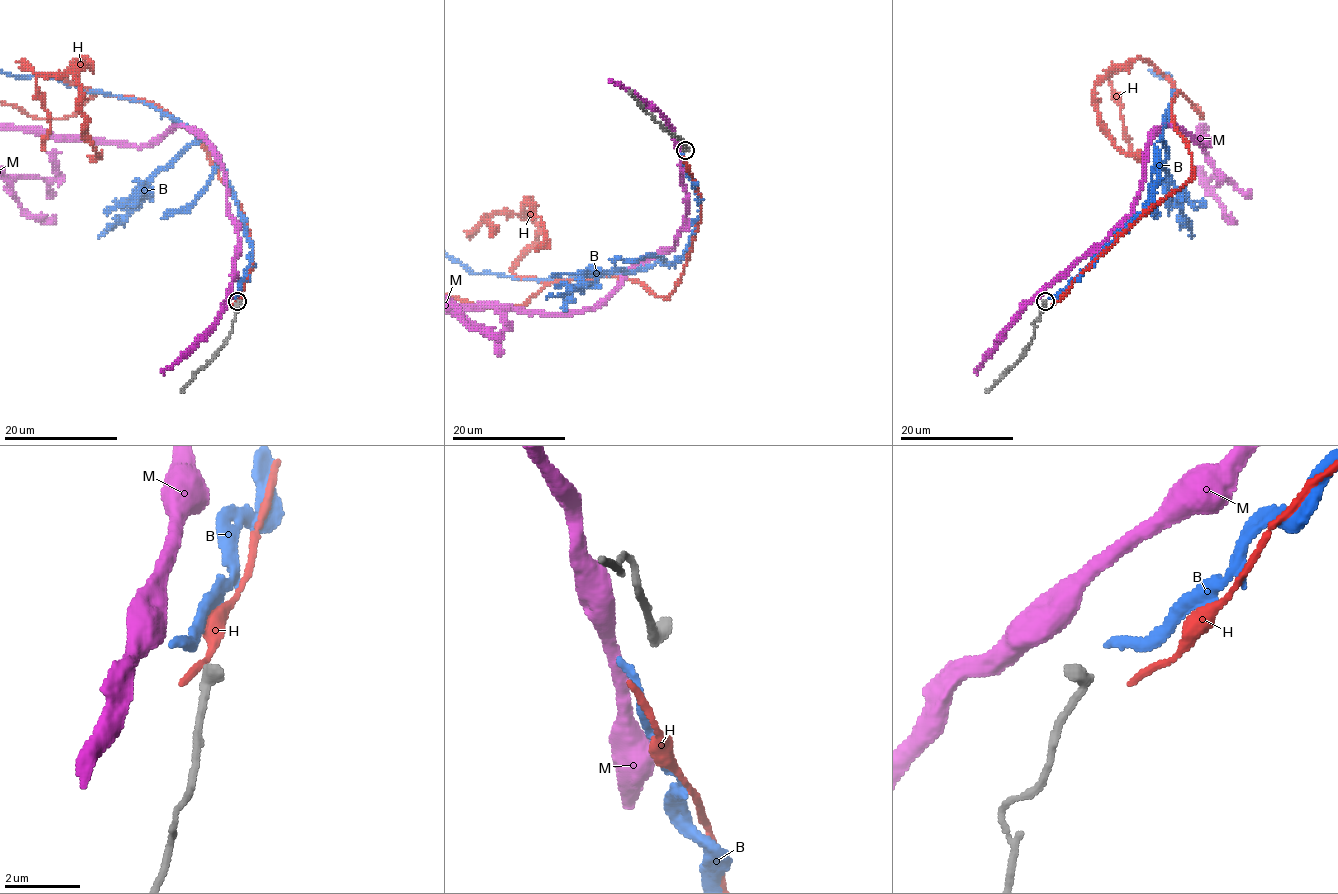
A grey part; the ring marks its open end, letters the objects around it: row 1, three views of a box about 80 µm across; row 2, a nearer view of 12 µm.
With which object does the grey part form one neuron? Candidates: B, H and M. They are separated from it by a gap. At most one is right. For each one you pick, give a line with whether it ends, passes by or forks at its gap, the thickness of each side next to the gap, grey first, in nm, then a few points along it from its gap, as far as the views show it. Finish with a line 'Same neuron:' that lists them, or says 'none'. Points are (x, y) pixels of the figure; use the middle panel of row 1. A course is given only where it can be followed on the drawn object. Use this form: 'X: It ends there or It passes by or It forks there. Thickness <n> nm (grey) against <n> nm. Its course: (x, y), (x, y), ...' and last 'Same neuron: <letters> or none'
Same neuron: none

